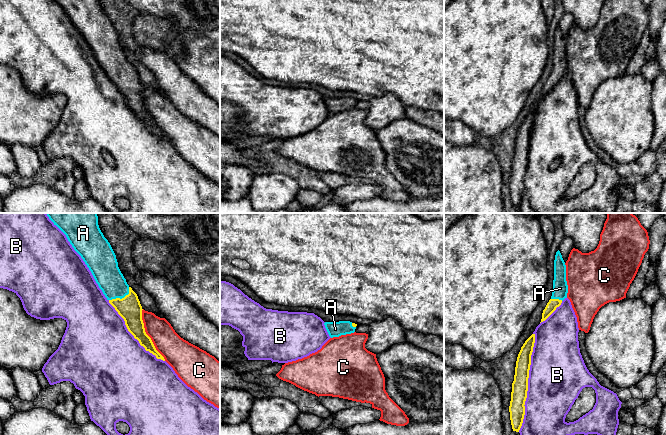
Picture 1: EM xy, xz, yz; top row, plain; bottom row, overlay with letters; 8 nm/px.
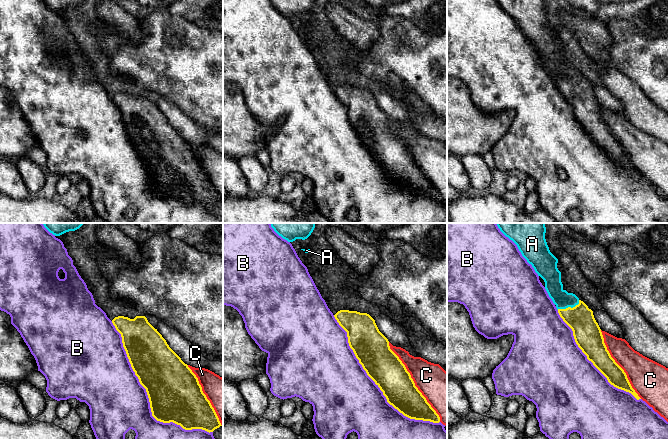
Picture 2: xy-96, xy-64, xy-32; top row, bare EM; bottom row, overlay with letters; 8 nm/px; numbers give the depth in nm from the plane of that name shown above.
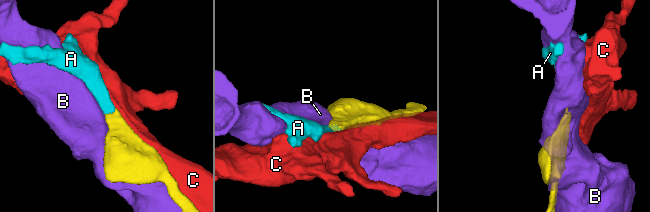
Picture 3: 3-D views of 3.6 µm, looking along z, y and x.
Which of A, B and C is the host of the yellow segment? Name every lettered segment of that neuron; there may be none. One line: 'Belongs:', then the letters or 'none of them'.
Belongs: A

